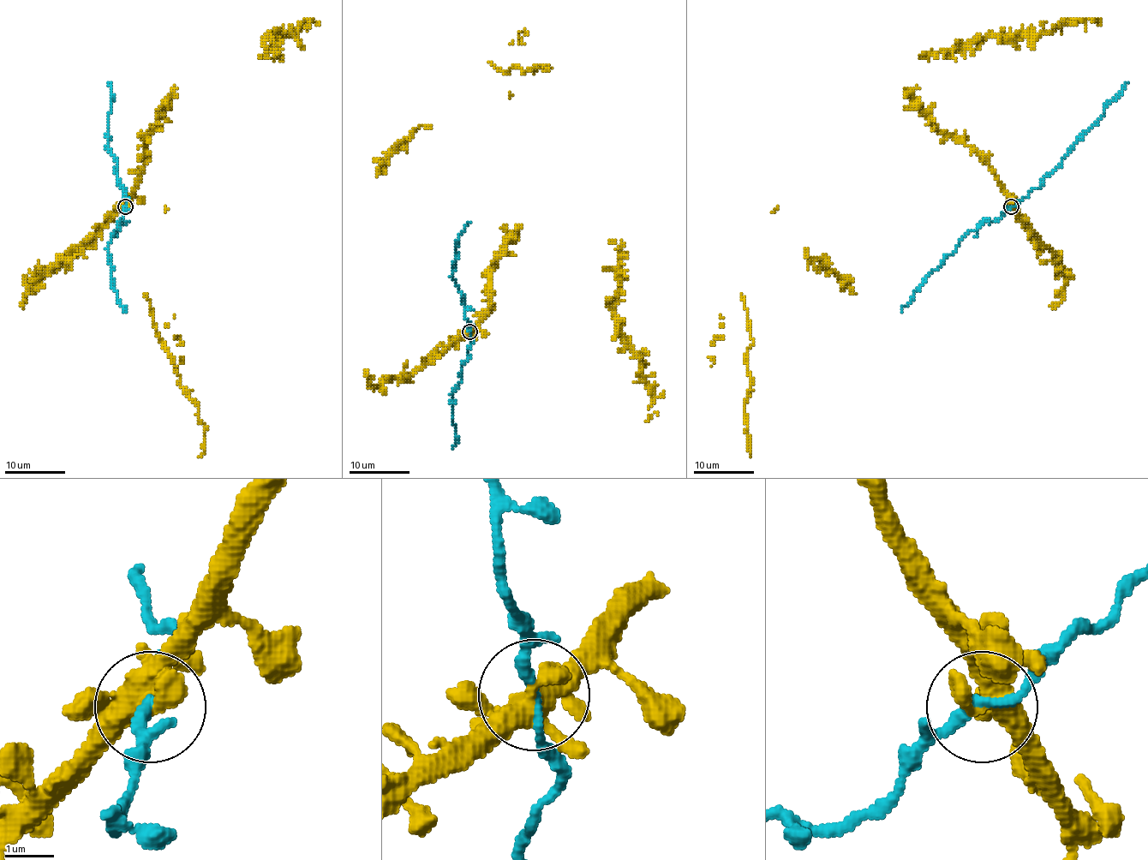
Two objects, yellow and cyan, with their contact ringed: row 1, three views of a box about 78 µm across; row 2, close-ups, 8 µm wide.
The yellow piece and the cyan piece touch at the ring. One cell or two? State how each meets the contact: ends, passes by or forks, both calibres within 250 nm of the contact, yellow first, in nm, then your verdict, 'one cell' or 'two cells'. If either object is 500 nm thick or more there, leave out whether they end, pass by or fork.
yellow forks; cyan passes by; calibres 400 and 200 nm; one cell

